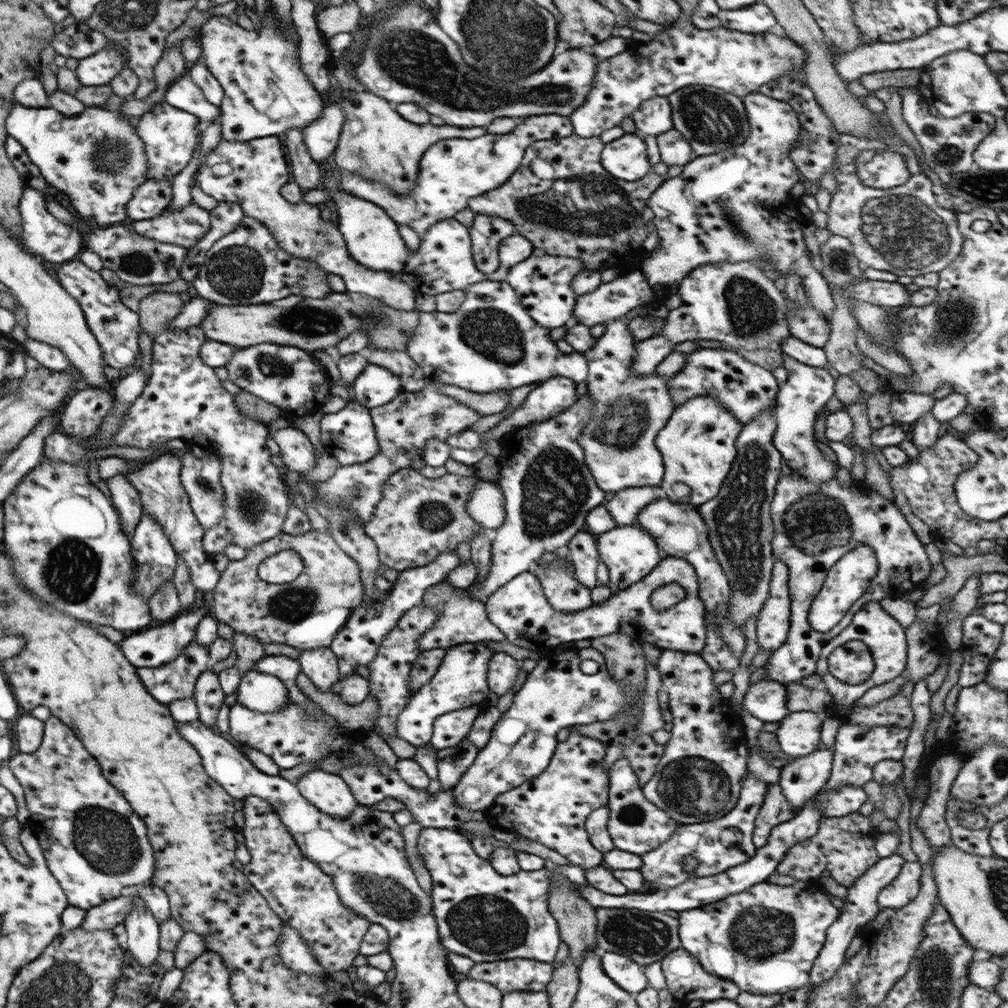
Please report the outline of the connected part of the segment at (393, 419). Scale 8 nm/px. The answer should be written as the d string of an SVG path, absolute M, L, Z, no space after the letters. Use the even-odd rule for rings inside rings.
M434 387L414 393L402 390L391 402L369 411L380 445L379 453L362 464L342 465L326 482L315 482L318 510L322 510L322 505L342 505L355 514L364 527L371 521L374 509L382 499L383 485L392 474L400 469L408 469L412 459L422 453L431 440L445 442L454 434L471 429L482 418L479 412L472 411L452 397L440 394L440 388Z

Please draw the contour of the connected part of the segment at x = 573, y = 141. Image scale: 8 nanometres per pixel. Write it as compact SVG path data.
M572 133L566 138L538 140L526 150L521 165L497 189L468 199L467 207L476 215L492 215L511 220L515 233L527 238L536 249L546 255L560 255L580 259L590 271L601 272L606 268L621 269L629 260L643 256L642 243L648 233L642 223L642 212L652 193L669 178L666 174L651 171L634 182L612 176L600 163L604 148L600 137L582 138Z

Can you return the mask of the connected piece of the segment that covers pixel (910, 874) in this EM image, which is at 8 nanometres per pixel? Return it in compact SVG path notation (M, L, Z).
M904 862L900 874L879 892L881 909L900 909L916 899L921 887L923 866L919 862Z

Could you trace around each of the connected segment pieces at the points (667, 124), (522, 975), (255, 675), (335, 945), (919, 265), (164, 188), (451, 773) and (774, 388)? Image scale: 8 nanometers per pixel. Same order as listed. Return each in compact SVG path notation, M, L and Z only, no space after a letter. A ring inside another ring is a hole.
M654 97L643 102L635 113L631 114L637 132L658 136L673 128L671 104L667 97Z
M508 959L474 963L467 975L470 979L488 982L504 994L517 990L546 991L553 974L553 964L528 959Z
M254 669L244 674L237 688L237 701L255 711L277 713L288 700L285 682Z
M257 796L246 797L244 802L242 814L245 820L241 831L251 854L251 862L244 865L244 874L267 900L269 908L300 933L317 963L324 966L327 973L347 971L358 956L362 937L372 922L340 903L332 877L302 856L296 840L292 839L271 804Z
M840 133L833 175L837 185L827 211L827 229L831 234L850 239L854 254L863 266L890 271L898 276L915 277L926 273L940 272L961 253L964 237L957 225L957 213L954 210L944 209L936 203L935 194L932 191L932 181L922 171L914 150L900 136L884 140L871 139L870 137L860 138ZM885 148L904 156L911 177L904 184L888 190L862 186L856 172L857 156L864 150L884 150Z
M152 179L139 186L128 204L129 217L140 221L162 214L173 197L172 181L173 179Z
M468 736L452 748L438 750L437 769L441 788L451 790L473 764L478 753L479 749L470 742Z
M703 347L686 355L683 370L668 380L670 397L676 407L680 407L694 397L712 397L732 413L732 417L742 428L754 421L761 412L775 406L779 386L772 371L748 362L736 351Z

